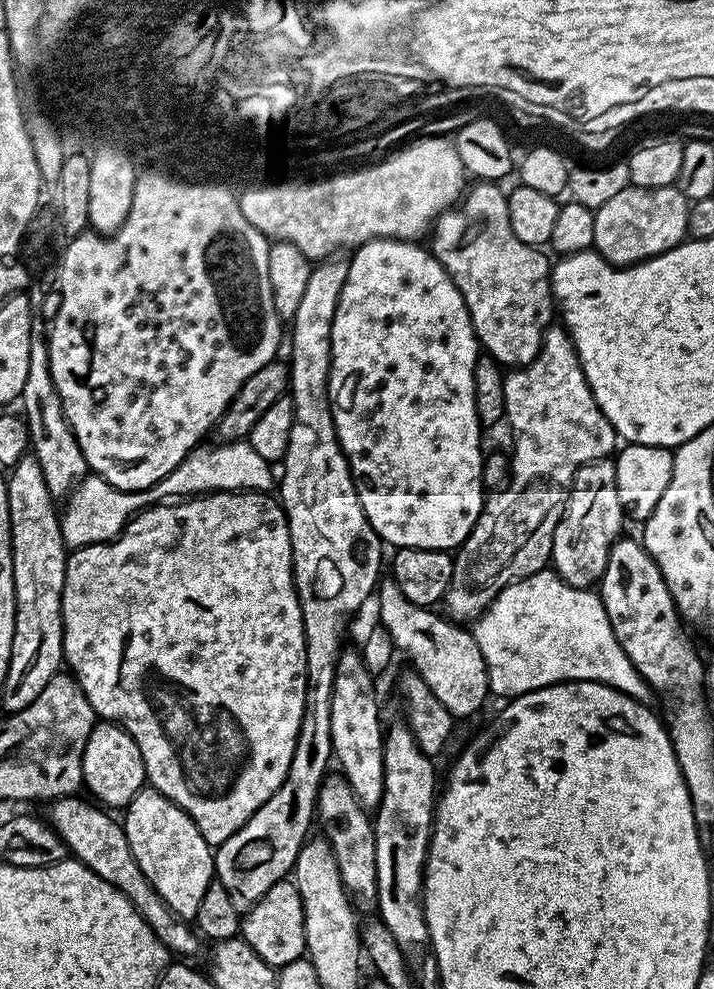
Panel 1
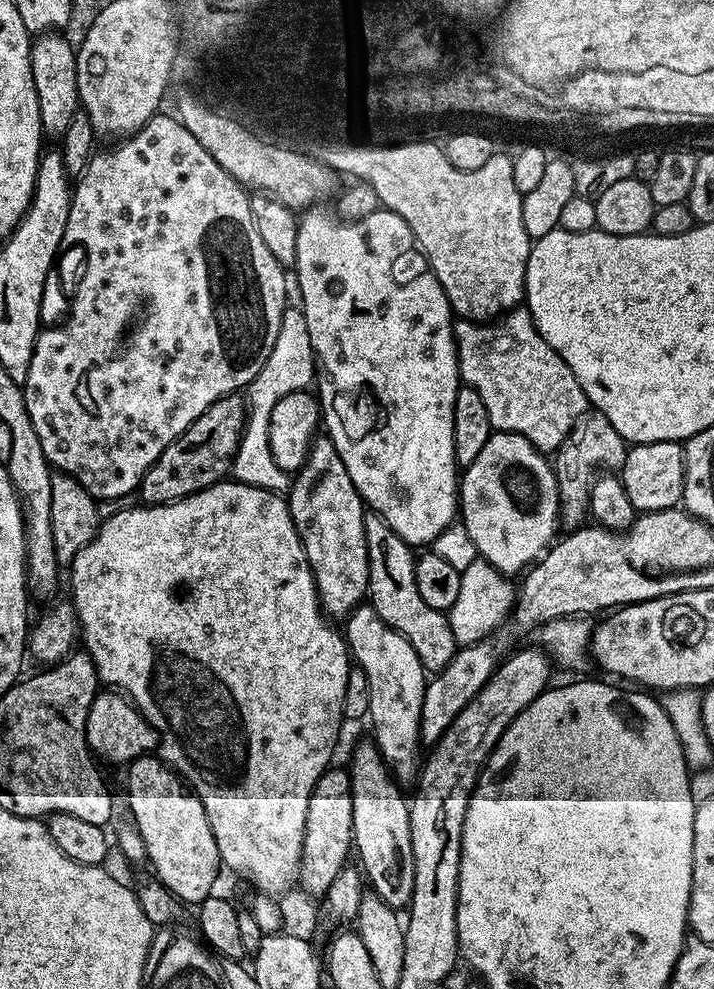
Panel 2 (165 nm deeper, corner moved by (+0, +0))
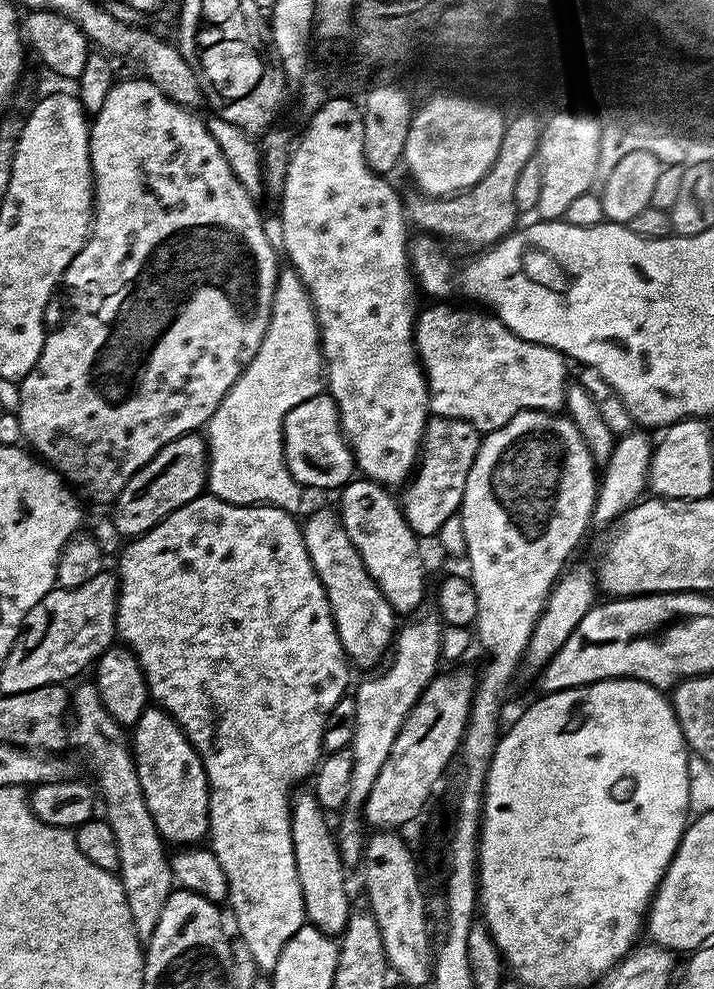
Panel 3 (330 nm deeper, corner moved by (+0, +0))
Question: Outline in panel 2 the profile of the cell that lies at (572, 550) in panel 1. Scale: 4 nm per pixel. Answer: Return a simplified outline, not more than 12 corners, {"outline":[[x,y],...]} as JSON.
{"outline":[[589,410],[554,453],[560,522],[577,529],[601,470],[629,445]]}

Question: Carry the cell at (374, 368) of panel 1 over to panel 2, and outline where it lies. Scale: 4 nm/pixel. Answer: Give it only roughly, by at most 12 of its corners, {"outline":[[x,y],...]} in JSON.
{"outline":[[305,211],[323,427],[410,546],[460,503],[452,307],[410,226]]}

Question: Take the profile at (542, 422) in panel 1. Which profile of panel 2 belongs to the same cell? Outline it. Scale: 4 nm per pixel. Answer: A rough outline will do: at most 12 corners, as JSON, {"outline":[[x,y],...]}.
{"outline":[[528,307],[457,319],[493,429],[555,453],[590,405]]}

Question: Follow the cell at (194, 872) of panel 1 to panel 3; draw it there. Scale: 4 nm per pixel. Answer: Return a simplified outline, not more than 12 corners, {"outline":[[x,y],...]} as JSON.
{"outline":[[145,708],[130,732],[158,834],[208,836],[202,758],[171,714]]}

